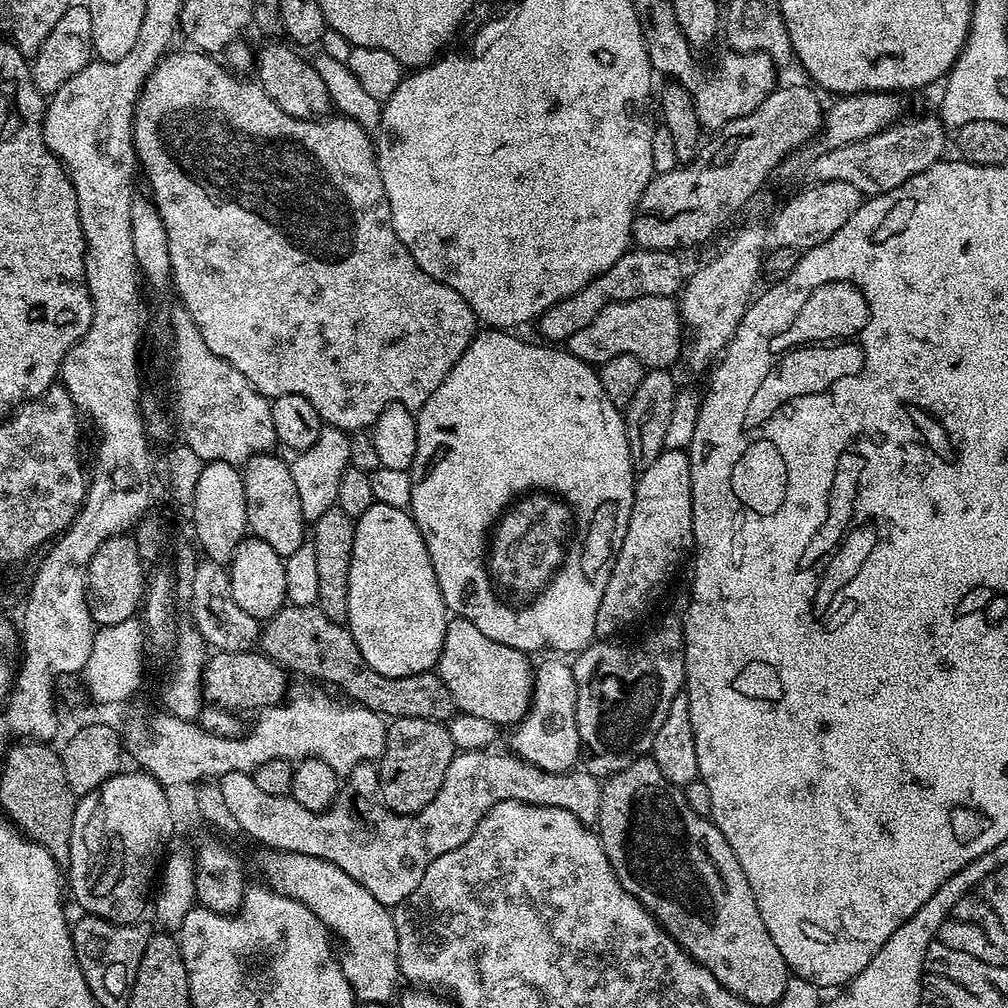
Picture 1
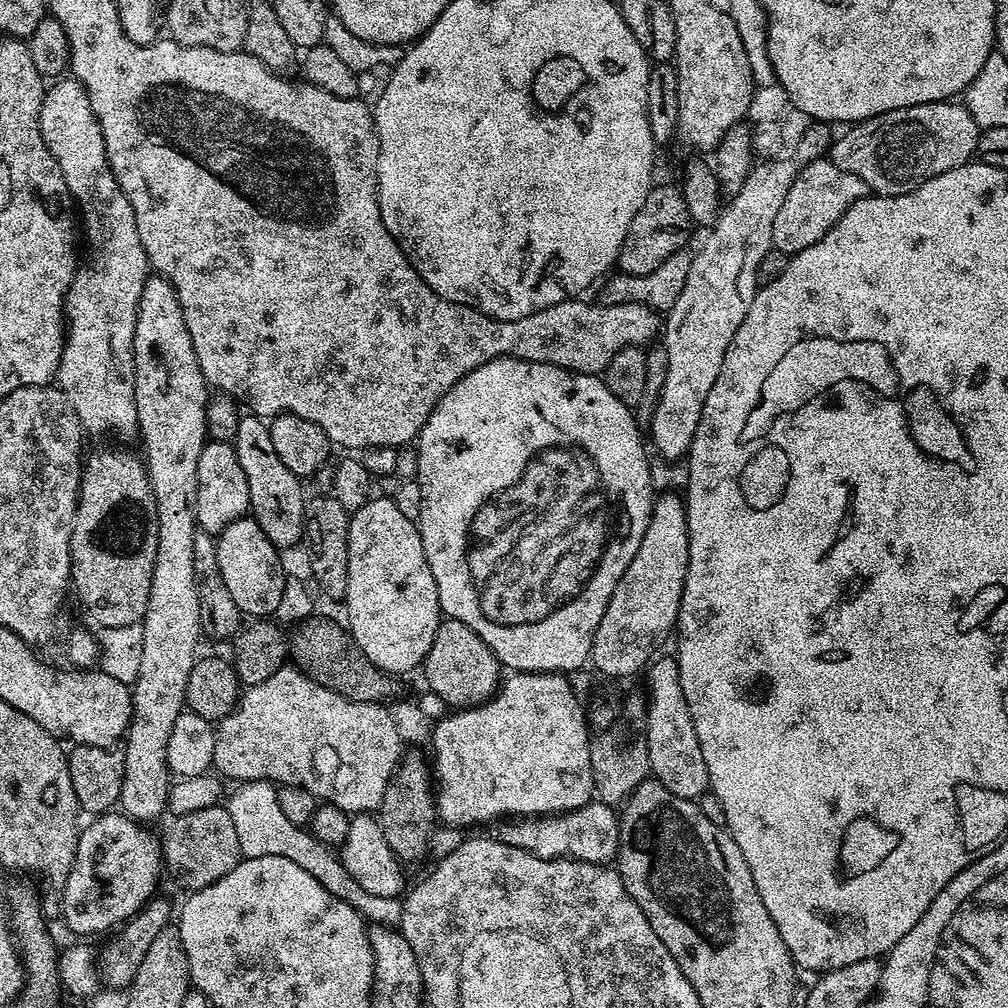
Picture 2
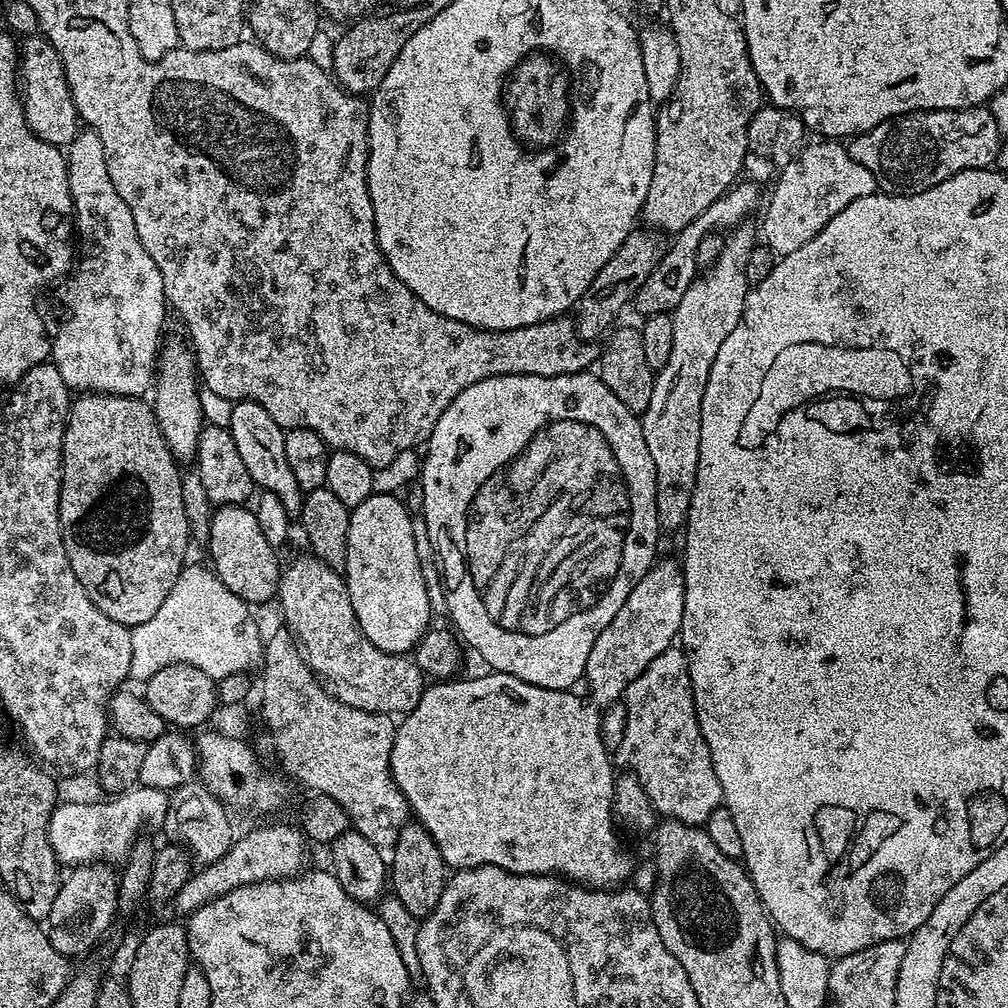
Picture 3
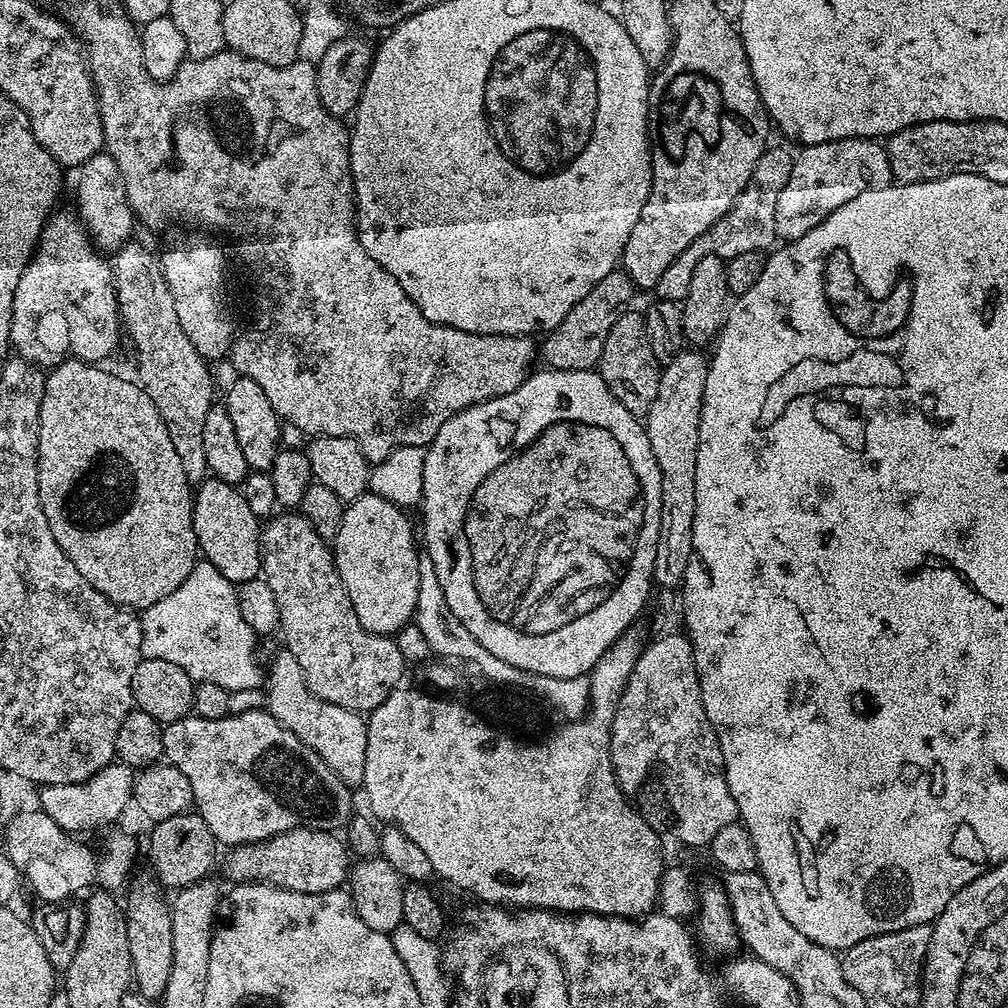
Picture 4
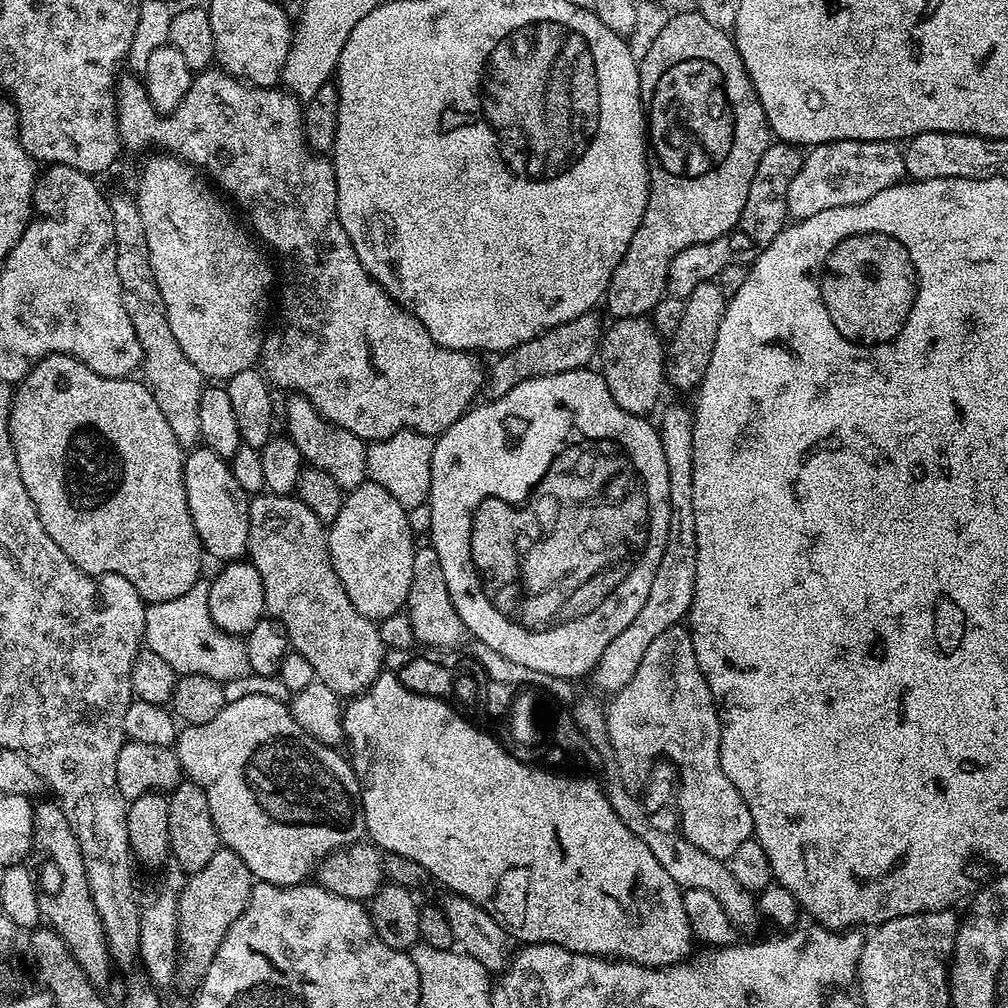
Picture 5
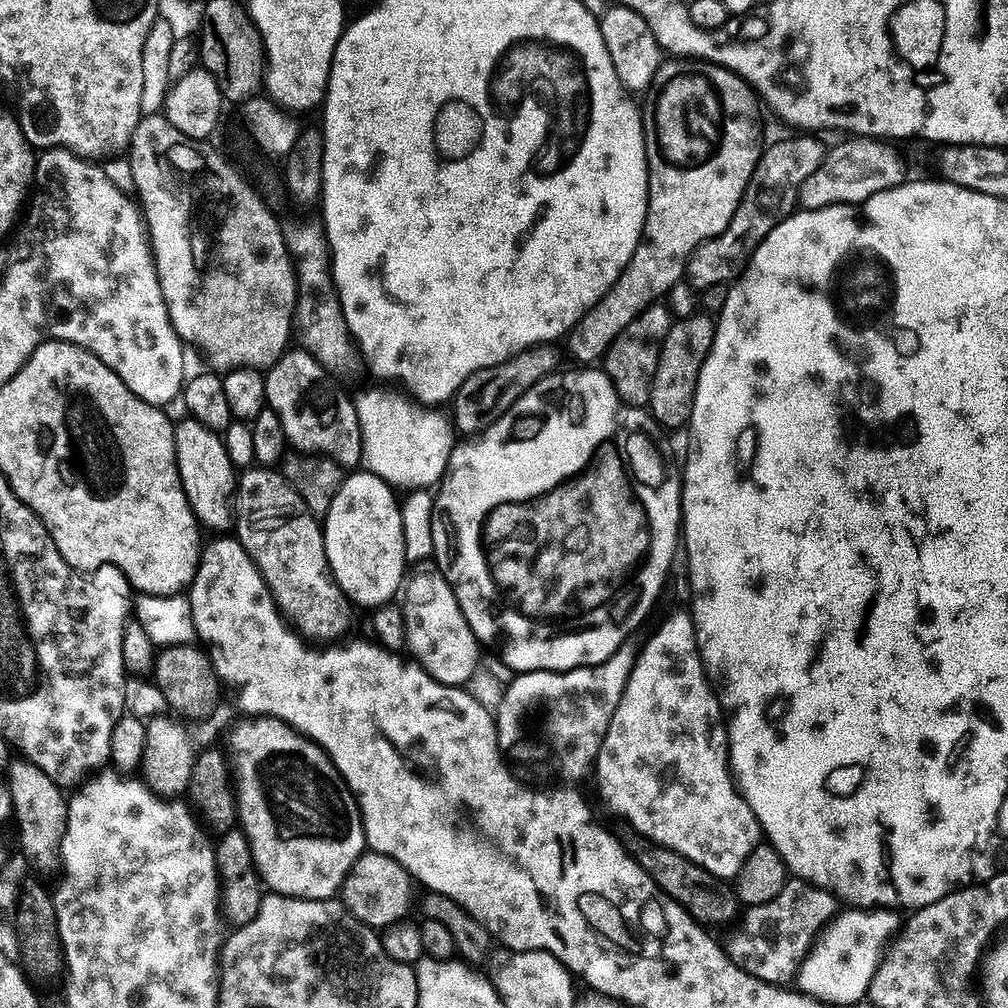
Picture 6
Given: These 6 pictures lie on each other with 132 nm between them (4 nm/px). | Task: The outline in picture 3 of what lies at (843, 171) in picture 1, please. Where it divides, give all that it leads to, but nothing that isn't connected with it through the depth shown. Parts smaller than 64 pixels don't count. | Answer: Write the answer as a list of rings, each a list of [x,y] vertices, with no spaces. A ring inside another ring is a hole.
[[[987,107],[908,112],[874,126],[874,130],[851,137],[847,150],[854,162],[862,162],[874,174],[881,193],[909,196],[954,174],[971,168],[992,168],[1002,143],[998,122]]]

